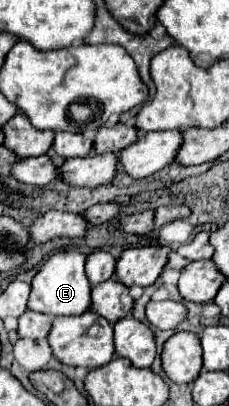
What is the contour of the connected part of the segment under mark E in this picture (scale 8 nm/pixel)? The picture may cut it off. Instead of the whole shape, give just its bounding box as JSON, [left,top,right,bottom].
[29,249,91,315]

